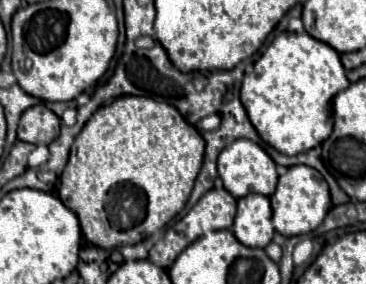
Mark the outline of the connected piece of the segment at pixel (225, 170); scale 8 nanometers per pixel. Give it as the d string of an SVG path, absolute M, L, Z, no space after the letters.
M238 138L220 152L218 174L224 182L224 188L236 198L242 198L244 194L250 194L250 192L272 196L276 190L276 182L278 182L278 172L276 172L274 160L256 142L252 142L248 138Z

